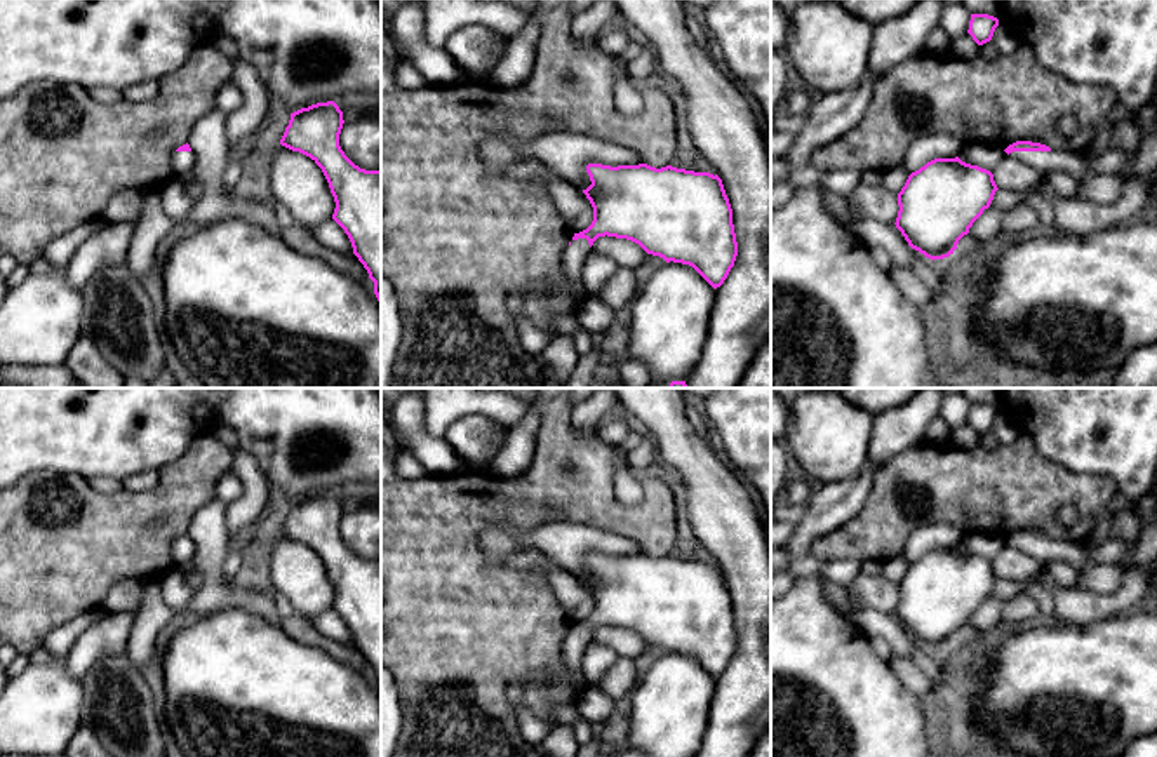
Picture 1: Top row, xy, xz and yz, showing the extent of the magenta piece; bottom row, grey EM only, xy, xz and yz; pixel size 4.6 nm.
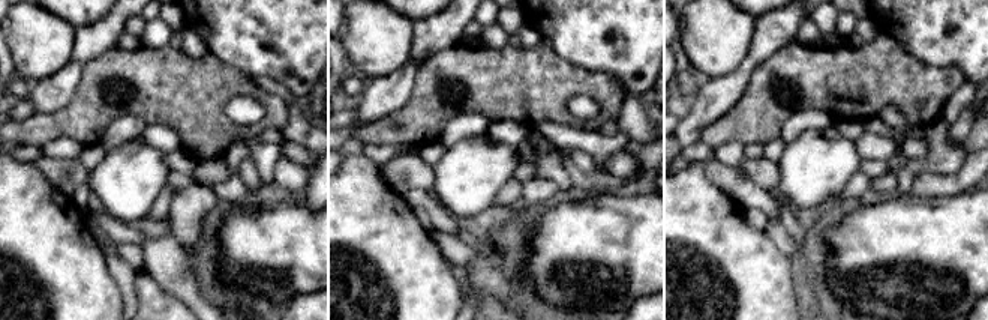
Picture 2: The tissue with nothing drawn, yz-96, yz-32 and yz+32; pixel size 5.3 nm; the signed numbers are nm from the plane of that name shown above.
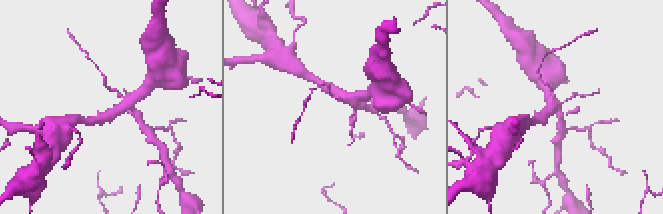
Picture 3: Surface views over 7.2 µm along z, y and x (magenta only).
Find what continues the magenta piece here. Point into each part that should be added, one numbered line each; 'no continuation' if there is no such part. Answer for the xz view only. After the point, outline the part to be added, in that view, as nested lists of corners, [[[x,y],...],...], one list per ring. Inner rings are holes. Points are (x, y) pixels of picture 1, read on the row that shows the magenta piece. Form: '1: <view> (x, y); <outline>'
1: xz (575, 254); [[[586,238],[571,240],[564,252],[564,285],[576,301],[588,298],[581,280],[581,266],[590,252],[592,247]]]

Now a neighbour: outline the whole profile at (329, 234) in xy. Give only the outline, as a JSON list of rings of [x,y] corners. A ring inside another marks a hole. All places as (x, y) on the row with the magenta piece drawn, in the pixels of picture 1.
[[[332,218],[320,223],[311,231],[324,247],[329,247],[341,254],[353,254],[353,247],[348,235]]]

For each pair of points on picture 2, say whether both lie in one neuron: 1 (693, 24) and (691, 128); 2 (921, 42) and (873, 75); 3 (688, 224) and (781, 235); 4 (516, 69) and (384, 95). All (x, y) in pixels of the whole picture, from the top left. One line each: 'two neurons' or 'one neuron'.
1: two neurons
2: two neurons
3: two neurons
4: two neurons

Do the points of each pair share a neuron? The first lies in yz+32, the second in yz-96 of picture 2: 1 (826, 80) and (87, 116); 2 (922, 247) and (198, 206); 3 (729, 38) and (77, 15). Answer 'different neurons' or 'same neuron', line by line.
1: same neuron
2: different neurons
3: different neurons

